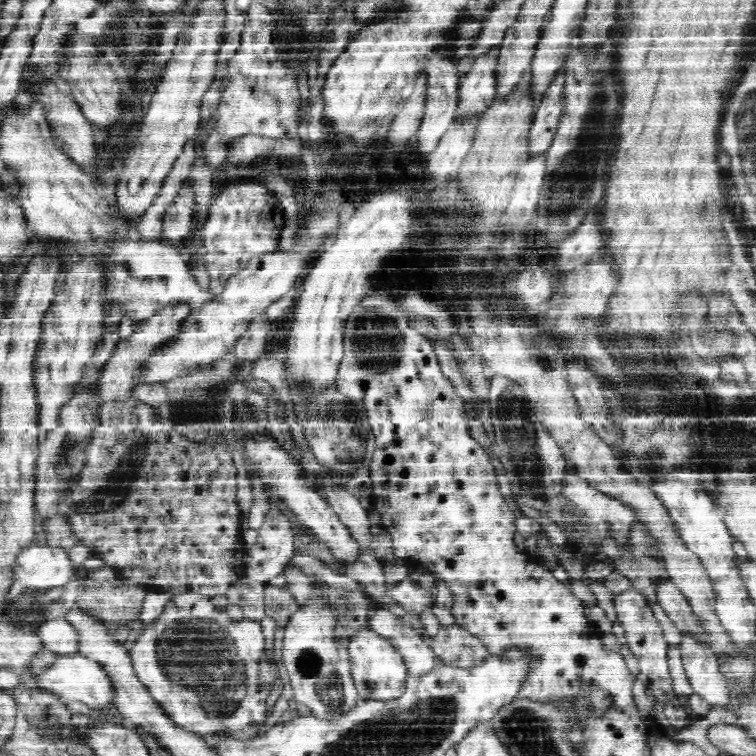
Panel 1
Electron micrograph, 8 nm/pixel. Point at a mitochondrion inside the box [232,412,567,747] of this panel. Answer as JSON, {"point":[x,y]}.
{"point":[322,685]}

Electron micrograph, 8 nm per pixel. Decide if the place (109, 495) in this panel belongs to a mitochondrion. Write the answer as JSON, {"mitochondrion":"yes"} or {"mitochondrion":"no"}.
{"mitochondrion":"yes"}

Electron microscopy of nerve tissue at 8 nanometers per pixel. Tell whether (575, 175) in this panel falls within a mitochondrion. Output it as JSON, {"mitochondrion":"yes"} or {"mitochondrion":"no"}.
{"mitochondrion":"yes"}

